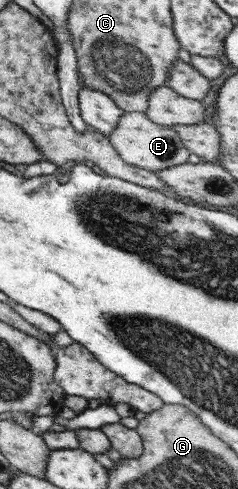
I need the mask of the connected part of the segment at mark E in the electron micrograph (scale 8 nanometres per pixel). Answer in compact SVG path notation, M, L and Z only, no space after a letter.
M125 112L109 136L119 155L129 165L136 165L153 172L185 163L190 154L176 130L171 129L171 126L151 121L145 112Z

